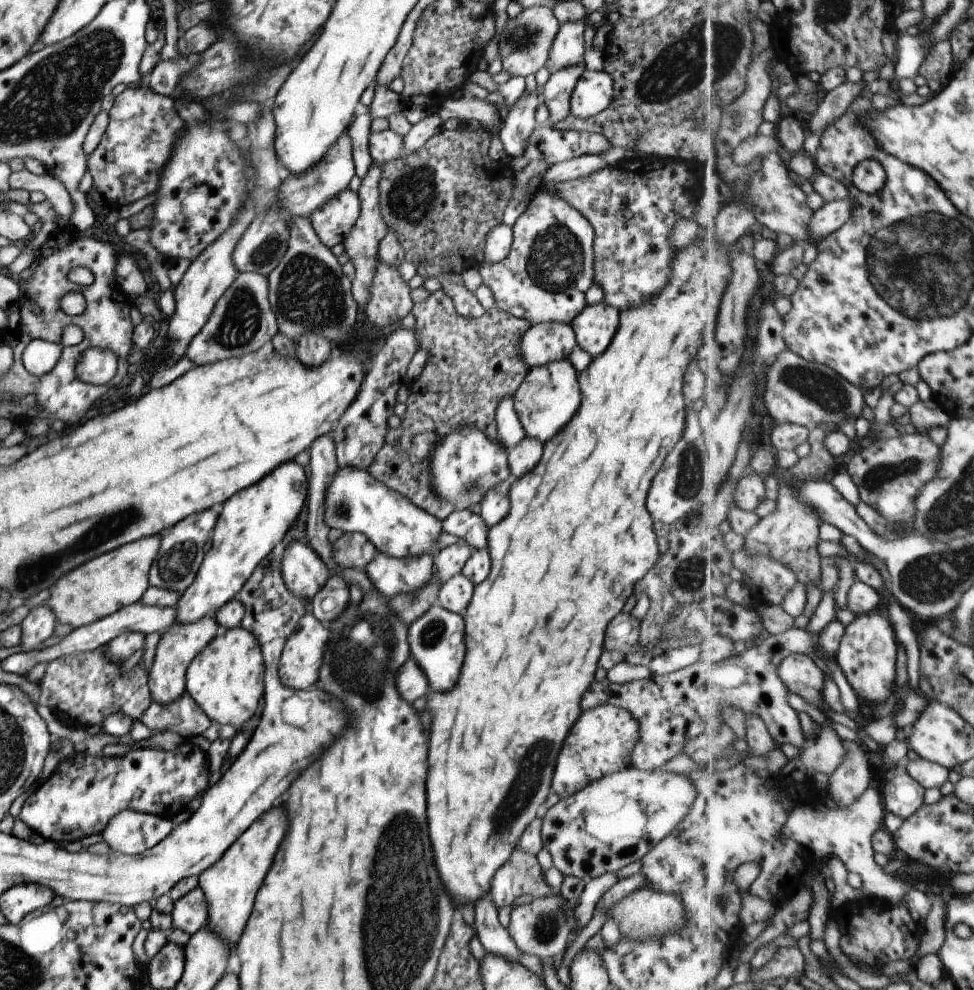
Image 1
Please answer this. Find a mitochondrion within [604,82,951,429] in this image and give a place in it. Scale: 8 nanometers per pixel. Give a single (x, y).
(830, 395)

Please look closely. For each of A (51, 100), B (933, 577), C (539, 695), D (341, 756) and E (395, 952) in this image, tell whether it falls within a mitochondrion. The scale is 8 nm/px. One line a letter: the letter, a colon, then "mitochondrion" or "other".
A: mitochondrion
B: mitochondrion
C: other
D: other
E: mitochondrion

